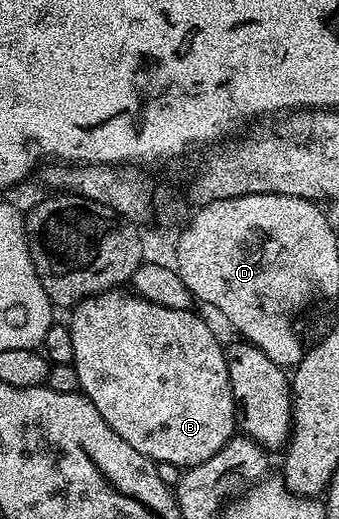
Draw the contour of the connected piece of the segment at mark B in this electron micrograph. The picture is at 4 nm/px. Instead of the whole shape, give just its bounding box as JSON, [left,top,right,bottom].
[69,289,236,469]

